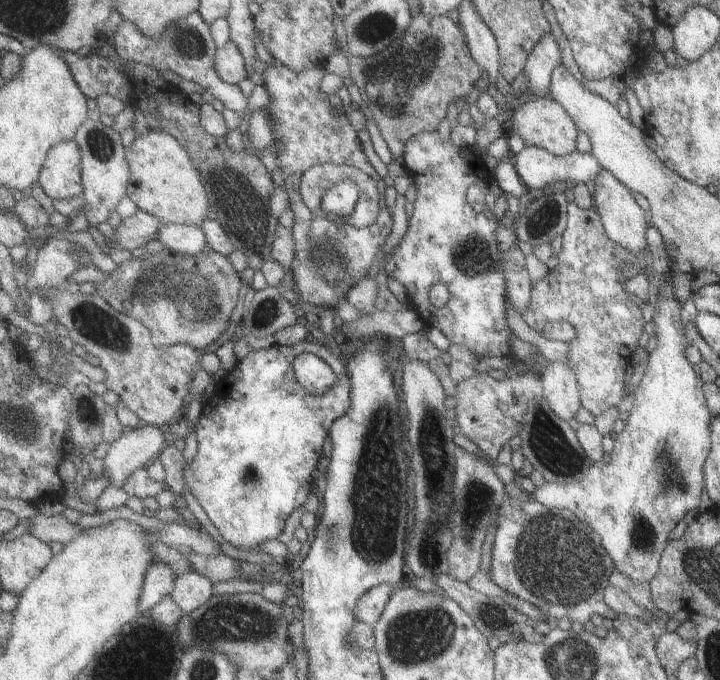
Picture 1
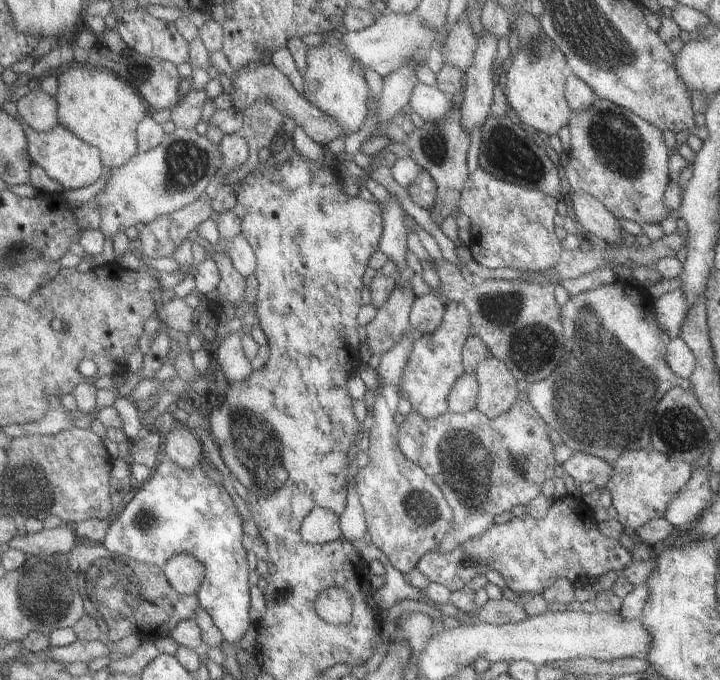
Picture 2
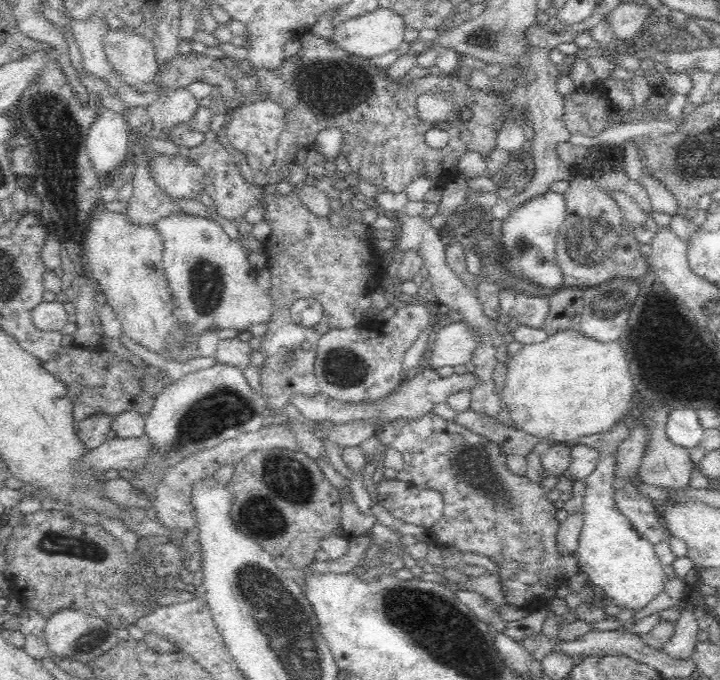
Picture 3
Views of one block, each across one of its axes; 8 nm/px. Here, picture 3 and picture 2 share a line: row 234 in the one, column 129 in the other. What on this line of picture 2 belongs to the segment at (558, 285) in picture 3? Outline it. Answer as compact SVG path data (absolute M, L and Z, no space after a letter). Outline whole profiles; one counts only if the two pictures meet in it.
M167 458L155 468L151 478L139 486L124 510L115 514L102 545L114 554L159 567L181 551L197 556L206 567L205 581L197 593L200 606L209 612L225 641L232 645L243 638L251 626L251 570L243 546L243 522L223 484L213 482L200 465L189 470Z

